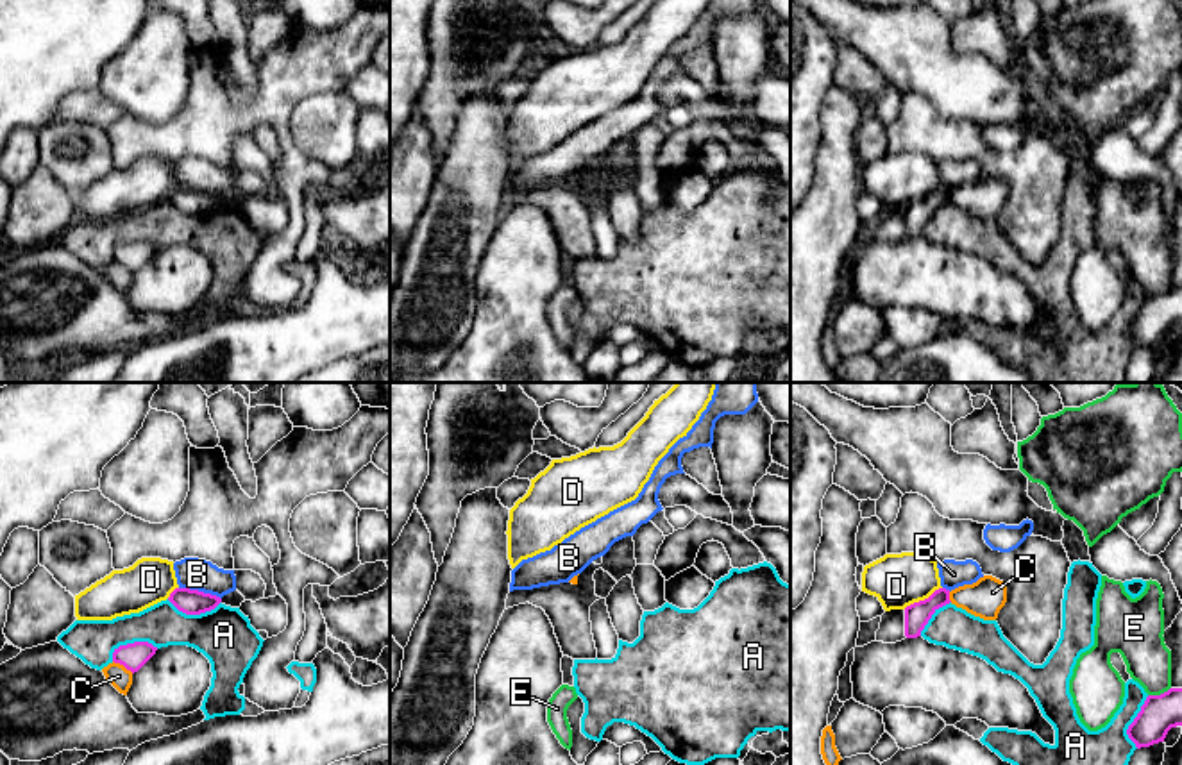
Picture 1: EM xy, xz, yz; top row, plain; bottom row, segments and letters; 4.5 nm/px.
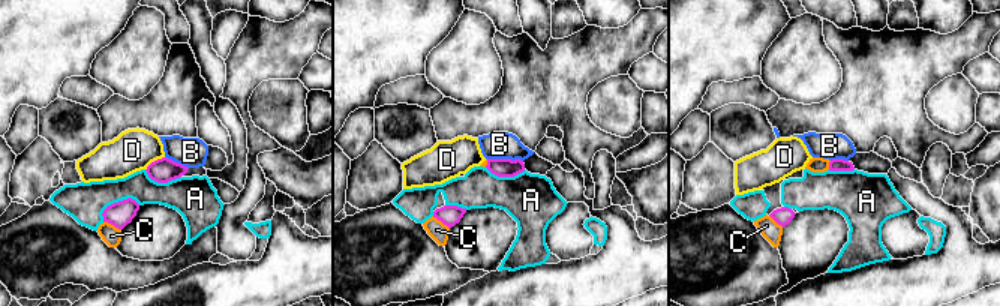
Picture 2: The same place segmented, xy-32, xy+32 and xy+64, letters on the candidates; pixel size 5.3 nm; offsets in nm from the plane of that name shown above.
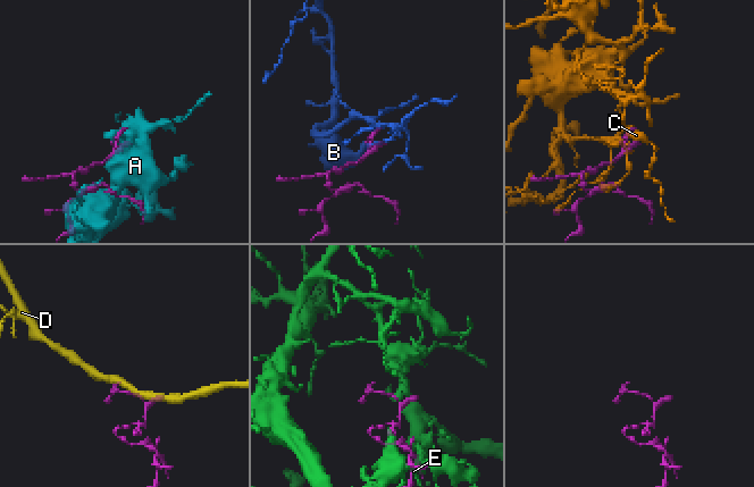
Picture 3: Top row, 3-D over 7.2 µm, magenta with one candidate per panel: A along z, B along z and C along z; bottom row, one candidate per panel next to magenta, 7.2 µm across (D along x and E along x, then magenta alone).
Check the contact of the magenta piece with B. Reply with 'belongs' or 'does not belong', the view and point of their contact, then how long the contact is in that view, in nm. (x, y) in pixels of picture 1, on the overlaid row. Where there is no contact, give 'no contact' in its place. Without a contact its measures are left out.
does not belong | xy (201, 592) | 200 nm

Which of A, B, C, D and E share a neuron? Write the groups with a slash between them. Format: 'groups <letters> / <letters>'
groups A / B / C / D / E

